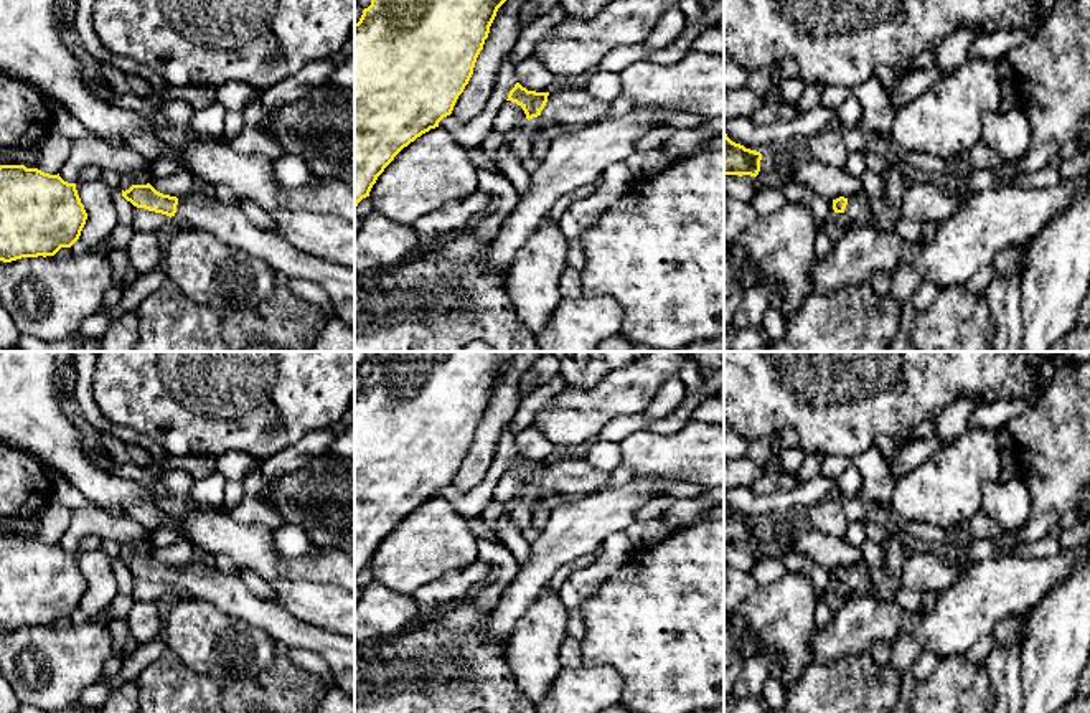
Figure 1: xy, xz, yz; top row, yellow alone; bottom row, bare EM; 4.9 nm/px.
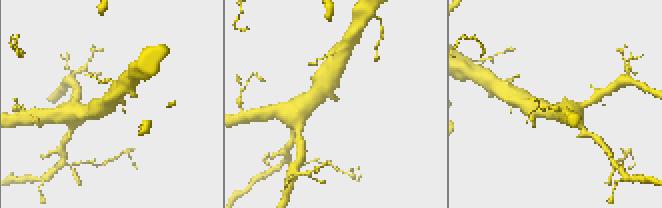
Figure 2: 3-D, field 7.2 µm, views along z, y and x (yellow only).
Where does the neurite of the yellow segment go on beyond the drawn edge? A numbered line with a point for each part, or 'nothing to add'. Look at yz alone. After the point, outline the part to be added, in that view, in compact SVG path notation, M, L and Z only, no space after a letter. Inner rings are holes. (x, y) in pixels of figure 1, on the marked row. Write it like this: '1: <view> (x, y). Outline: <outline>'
1: yz (855, 210). Outline: M849 196L848 205L844 208L844 215L851 220L851 223L857 223L862 218L869 218L866 211L866 201L862 196Z

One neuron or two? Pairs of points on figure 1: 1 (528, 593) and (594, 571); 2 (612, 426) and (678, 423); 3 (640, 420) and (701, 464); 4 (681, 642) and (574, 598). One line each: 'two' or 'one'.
1: two
2: one
3: two
4: two

